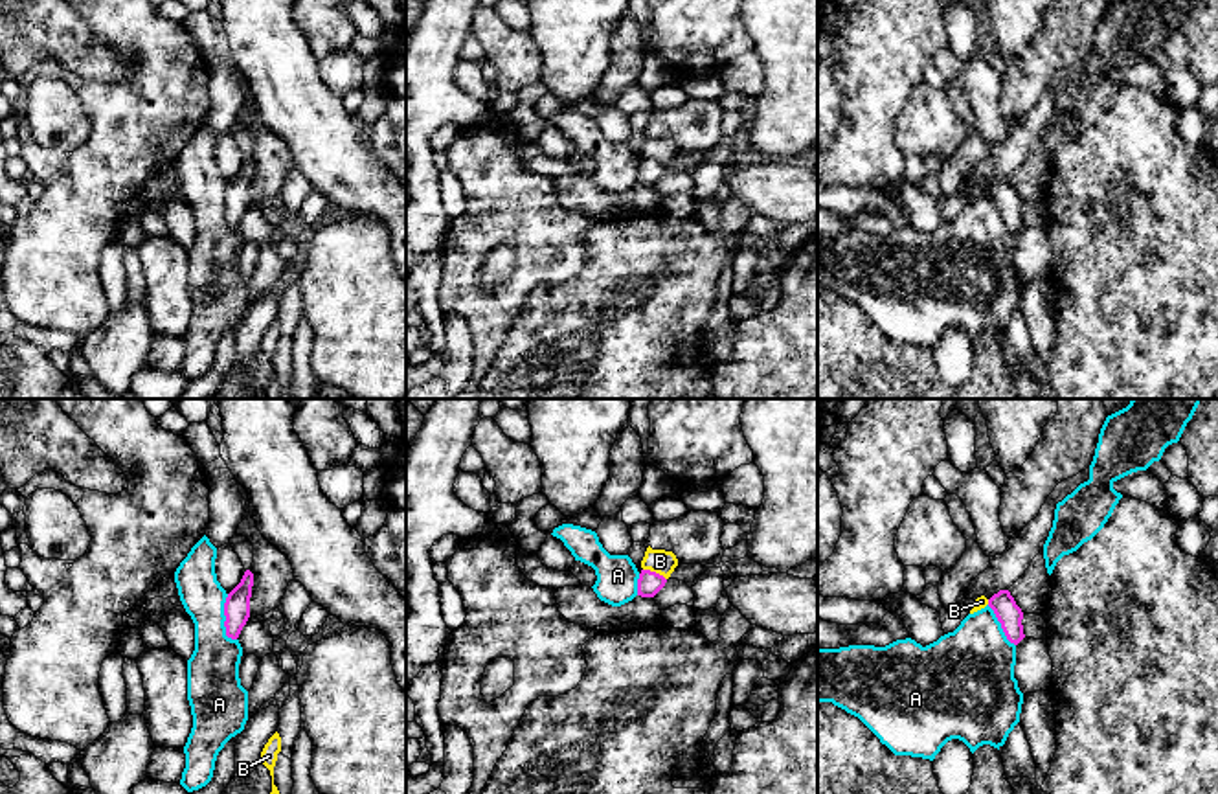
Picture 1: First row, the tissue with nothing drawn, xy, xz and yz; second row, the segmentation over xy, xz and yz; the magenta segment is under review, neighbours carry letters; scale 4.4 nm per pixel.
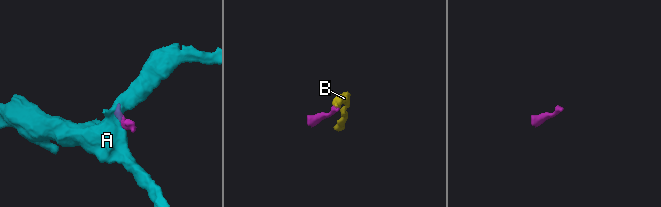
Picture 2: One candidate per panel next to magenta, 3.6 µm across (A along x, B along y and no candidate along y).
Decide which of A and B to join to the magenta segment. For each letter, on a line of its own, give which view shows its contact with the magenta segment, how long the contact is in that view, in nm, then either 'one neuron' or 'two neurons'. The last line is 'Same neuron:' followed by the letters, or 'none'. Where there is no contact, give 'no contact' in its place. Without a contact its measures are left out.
A: xy | 220 nm | two neurons
B: xz | 120 nm | two neurons
Same neuron: none

